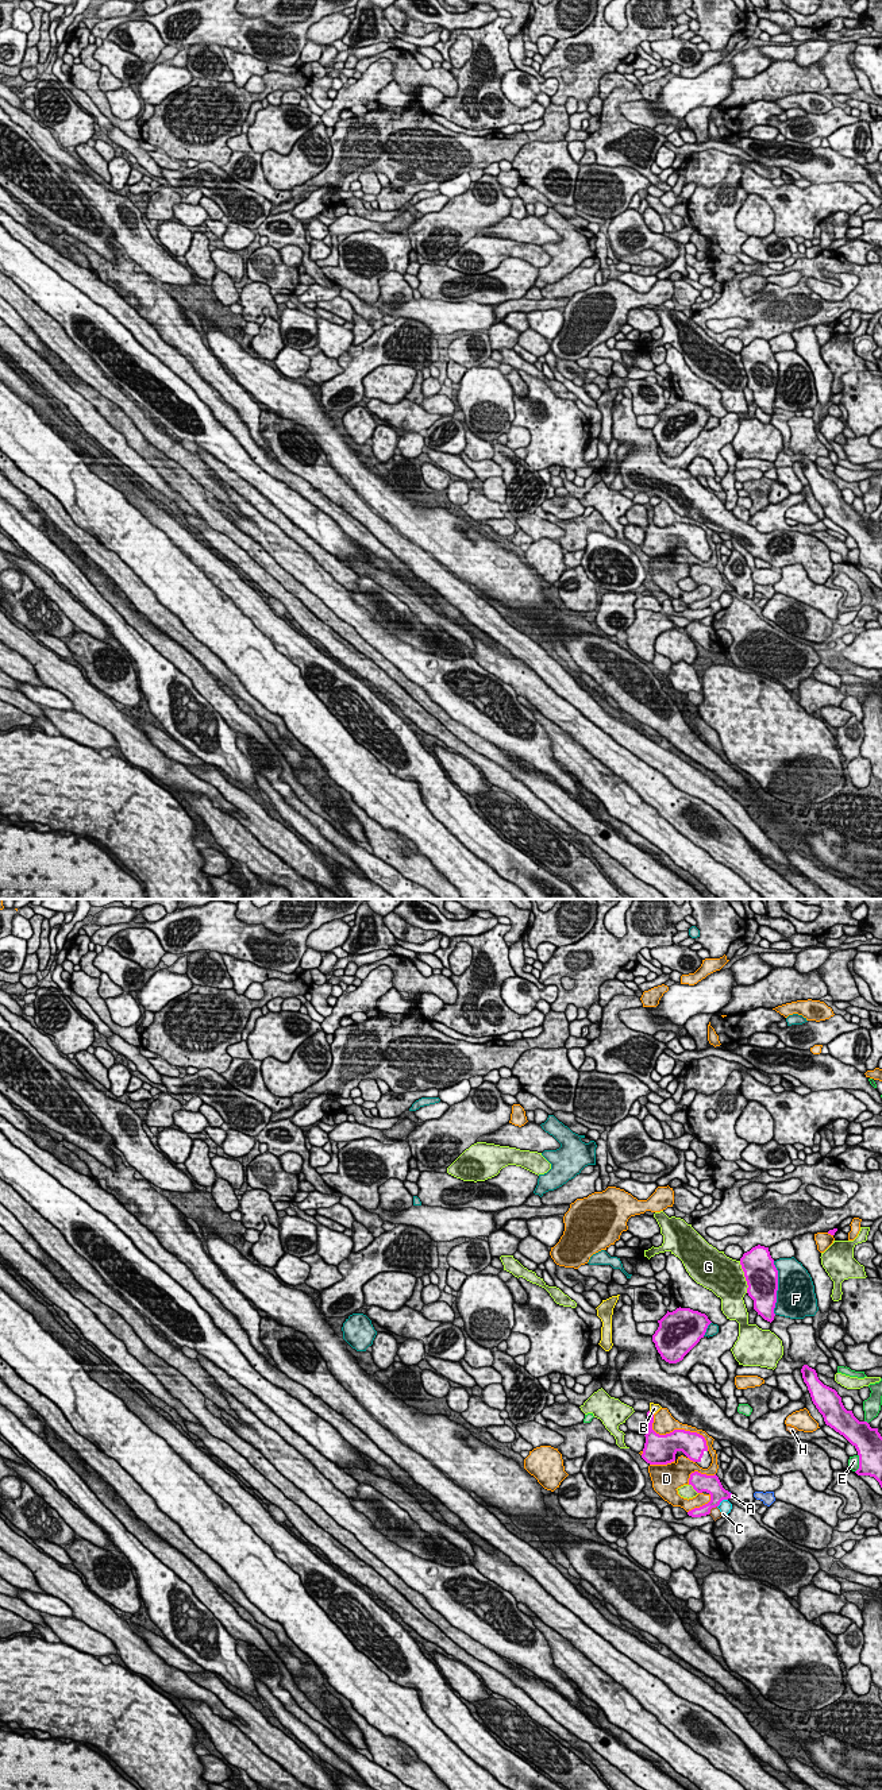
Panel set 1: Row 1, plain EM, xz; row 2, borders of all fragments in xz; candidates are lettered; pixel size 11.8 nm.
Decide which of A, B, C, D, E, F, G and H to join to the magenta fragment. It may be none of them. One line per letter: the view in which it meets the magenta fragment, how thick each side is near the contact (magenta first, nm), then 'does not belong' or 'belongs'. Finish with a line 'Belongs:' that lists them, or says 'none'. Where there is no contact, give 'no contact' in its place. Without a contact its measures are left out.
A: xz | 200/50 nm | belongs
B: xz | 120/120 nm | does not belong
C: xz | 220/140 nm | does not belong
D: xz | 300/260 nm | does not belong
E: xz | 320/130 nm | does not belong
F: xz | 380/460 nm | does not belong
G: xz | 380/460 nm | does not belong
H: xz | 190/130 nm | does not belong
Belongs: A

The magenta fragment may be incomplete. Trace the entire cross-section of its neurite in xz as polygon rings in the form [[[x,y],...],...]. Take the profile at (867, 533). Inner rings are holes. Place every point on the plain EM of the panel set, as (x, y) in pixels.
[[[804,458],[801,462],[812,494],[823,508],[827,518],[843,528],[858,544],[858,568],[874,570],[882,580],[882,529],[878,521],[867,514],[859,514],[852,504],[847,504],[837,485],[824,478],[814,462]]]

